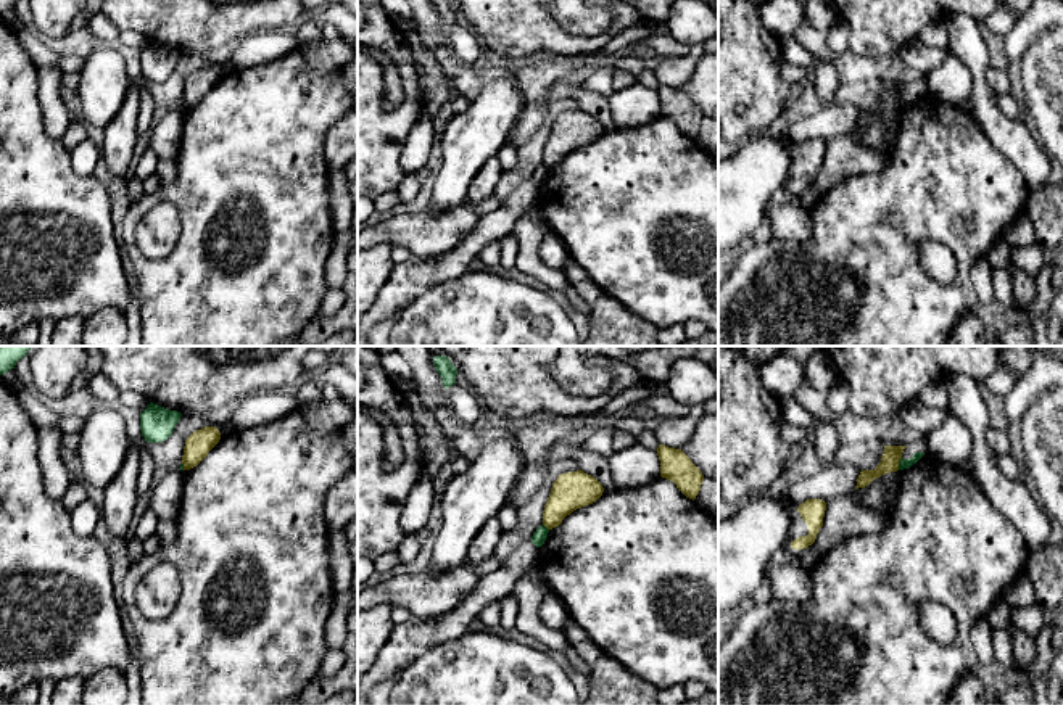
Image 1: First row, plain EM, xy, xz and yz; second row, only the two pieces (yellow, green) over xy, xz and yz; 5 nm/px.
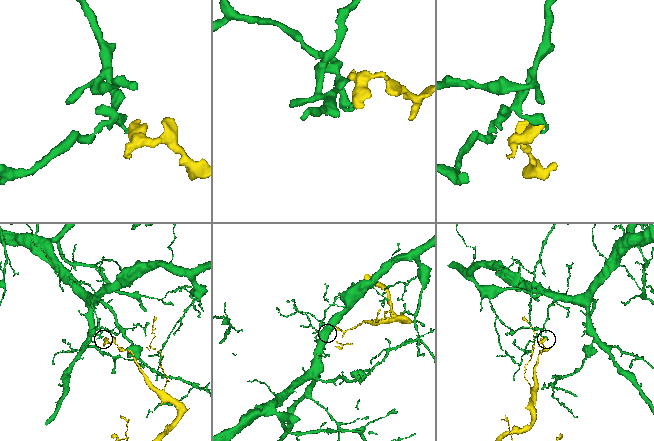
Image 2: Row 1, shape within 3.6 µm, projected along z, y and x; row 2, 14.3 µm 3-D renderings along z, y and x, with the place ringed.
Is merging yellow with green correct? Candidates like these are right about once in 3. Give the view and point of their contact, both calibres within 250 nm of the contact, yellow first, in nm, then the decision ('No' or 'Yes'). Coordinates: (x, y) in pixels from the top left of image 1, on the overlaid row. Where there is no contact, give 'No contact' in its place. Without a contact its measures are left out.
Touches yellow at yz (897, 464). Thickness 100 nm (yellow) against 50 nm. No

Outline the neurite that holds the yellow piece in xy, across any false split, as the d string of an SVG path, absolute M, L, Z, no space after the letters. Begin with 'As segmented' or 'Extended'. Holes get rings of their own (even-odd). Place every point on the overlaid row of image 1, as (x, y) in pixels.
As segmented. M205 427L193 431L184 446L182 464L184 470L196 467L208 452L219 443L221 433L216 427Z

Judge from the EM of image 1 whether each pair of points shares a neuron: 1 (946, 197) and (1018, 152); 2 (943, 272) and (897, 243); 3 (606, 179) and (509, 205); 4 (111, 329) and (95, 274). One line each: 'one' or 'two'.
1: two
2: two
3: two
4: two

